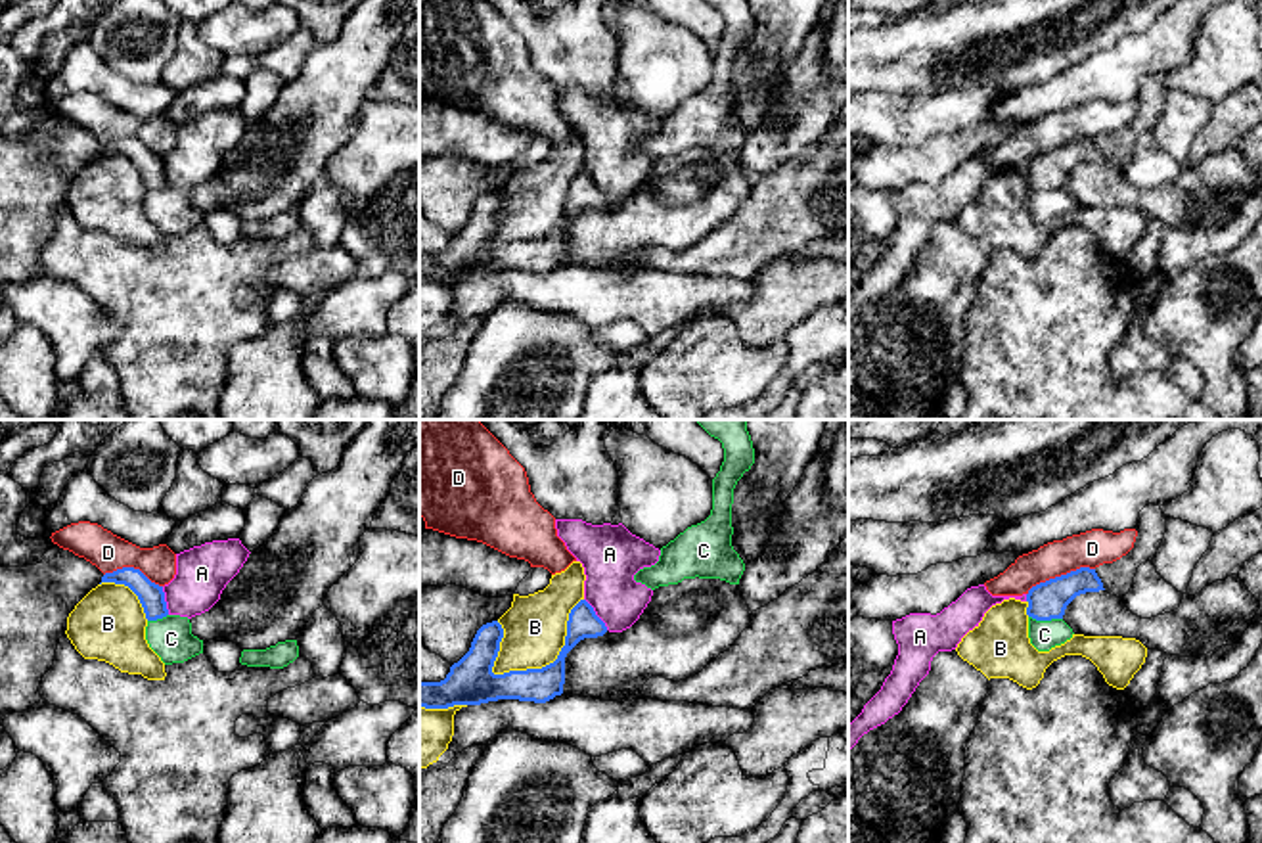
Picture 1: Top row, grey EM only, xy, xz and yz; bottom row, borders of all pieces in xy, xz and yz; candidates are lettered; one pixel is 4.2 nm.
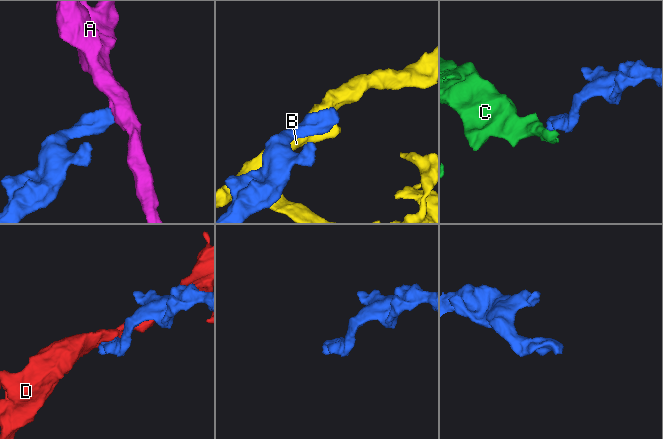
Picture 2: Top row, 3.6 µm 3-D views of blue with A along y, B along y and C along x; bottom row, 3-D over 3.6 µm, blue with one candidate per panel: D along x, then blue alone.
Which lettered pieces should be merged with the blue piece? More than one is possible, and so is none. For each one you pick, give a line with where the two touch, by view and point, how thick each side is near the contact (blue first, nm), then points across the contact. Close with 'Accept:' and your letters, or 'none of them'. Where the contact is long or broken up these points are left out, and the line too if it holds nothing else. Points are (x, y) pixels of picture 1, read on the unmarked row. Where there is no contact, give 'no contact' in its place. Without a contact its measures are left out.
Accept: none of them

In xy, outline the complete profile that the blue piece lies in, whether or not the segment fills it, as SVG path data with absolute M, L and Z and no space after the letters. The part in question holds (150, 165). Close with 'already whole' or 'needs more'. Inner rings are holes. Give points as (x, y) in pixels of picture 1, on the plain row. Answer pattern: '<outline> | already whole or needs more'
M123 138L105 144L101 153L128 157L138 167L147 192L157 192L169 186L163 157L151 153L140 140Z | already whole

